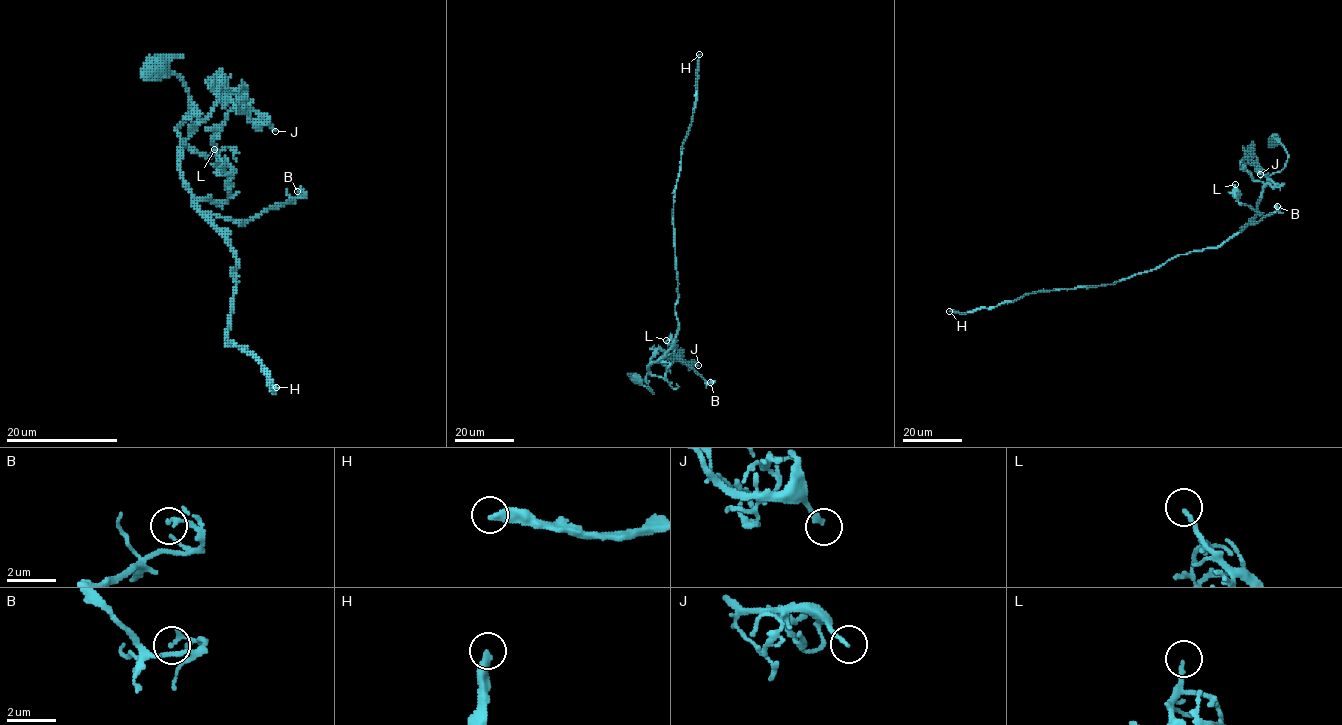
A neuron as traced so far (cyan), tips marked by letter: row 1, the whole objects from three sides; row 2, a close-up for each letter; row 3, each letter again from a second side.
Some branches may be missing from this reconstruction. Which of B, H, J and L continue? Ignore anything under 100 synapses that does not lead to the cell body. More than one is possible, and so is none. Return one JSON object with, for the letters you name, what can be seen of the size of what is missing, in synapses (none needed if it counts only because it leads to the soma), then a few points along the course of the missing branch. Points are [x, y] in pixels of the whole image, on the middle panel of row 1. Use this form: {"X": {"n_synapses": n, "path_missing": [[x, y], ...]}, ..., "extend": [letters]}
{"H": {"n_synapses": 400}, "extend": ["H"]}

